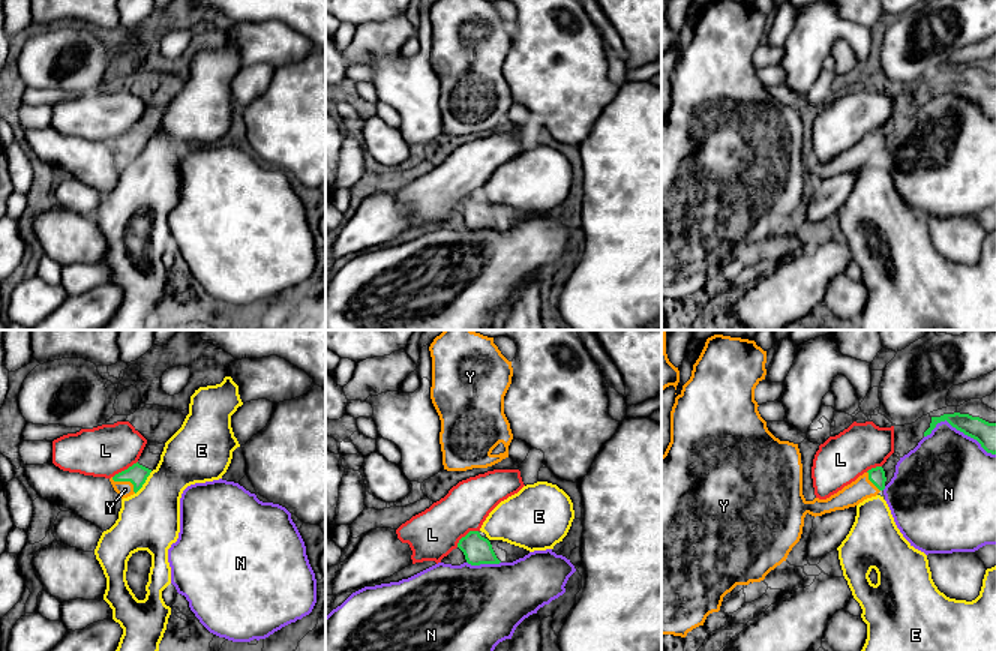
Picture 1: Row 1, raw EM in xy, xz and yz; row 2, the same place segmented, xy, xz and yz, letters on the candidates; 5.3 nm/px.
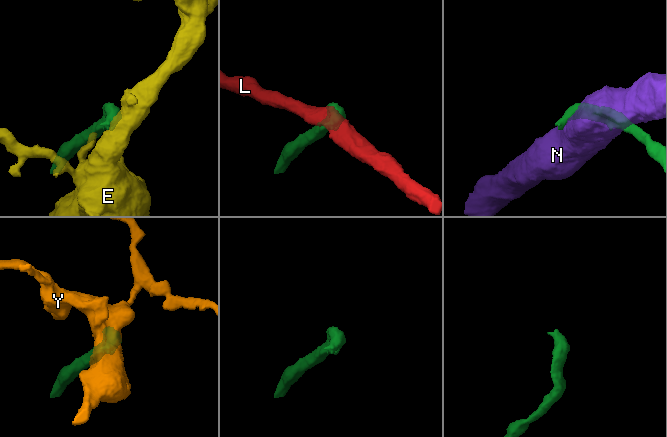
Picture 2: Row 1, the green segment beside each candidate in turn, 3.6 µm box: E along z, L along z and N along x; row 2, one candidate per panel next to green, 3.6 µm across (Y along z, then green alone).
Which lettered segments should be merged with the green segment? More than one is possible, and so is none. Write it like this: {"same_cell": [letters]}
{"same_cell": ["Y"]}

